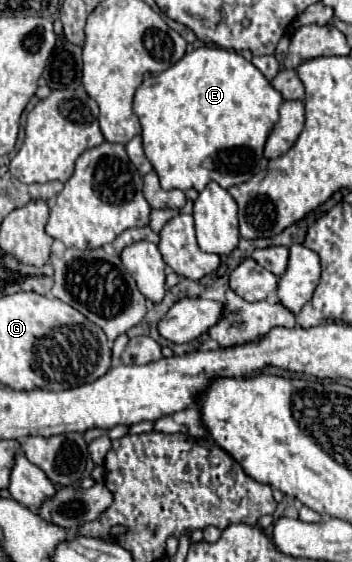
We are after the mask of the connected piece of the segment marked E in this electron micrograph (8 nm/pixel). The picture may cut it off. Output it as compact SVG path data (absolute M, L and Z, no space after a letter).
M199 47L185 53L183 59L163 73L145 75L133 99L133 111L143 127L145 157L159 175L161 187L203 191L209 181L217 181L223 189L229 189L231 185L249 181L257 173L263 163L265 139L279 119L281 103L283 97L251 61L221 47Z

